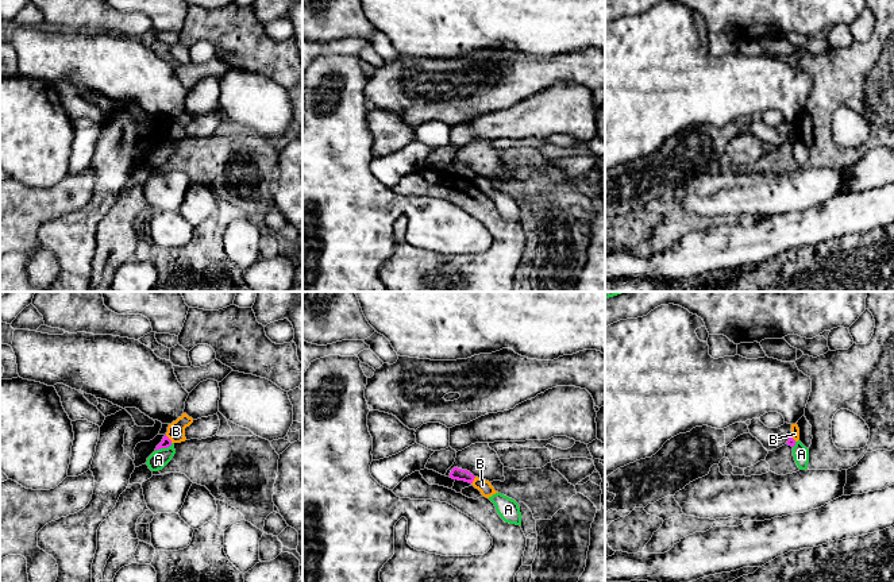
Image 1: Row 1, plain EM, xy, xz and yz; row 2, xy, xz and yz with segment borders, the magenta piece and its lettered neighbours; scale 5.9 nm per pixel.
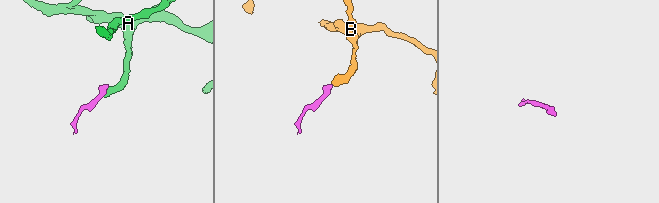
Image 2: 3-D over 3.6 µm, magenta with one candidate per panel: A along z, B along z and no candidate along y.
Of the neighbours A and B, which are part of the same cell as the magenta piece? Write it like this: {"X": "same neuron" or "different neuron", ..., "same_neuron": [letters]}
{"A": "different neuron", "B": "different neuron", "same_neuron": []}

